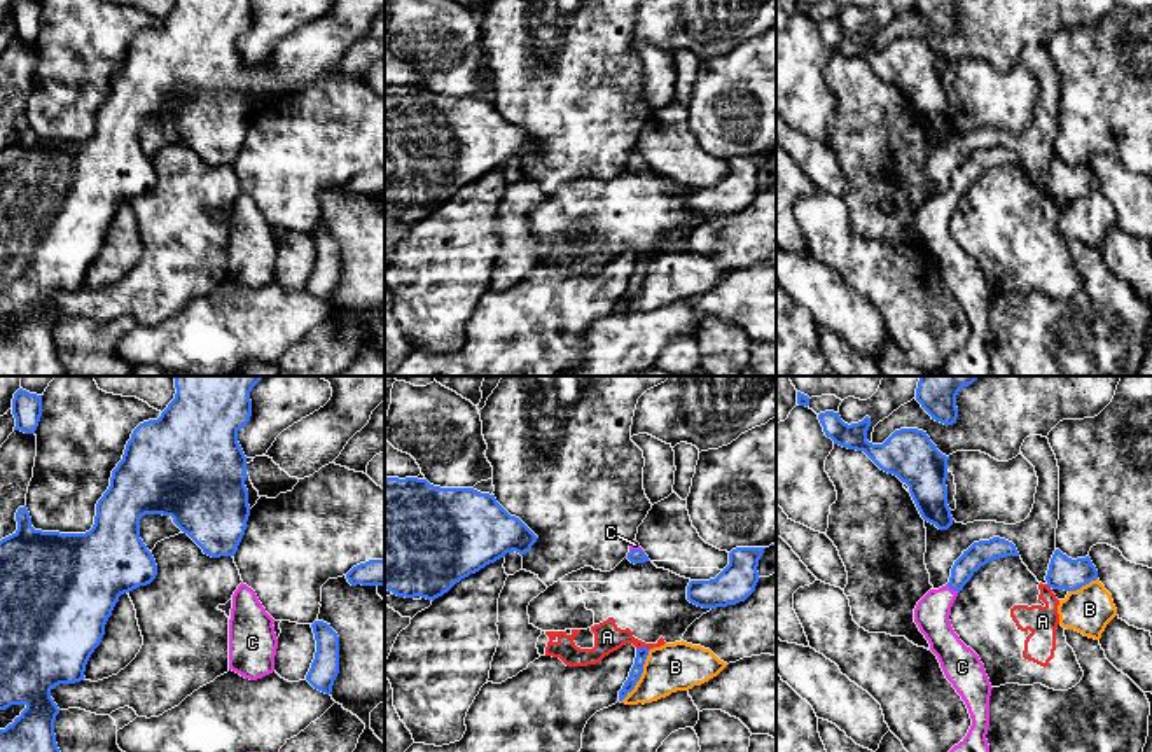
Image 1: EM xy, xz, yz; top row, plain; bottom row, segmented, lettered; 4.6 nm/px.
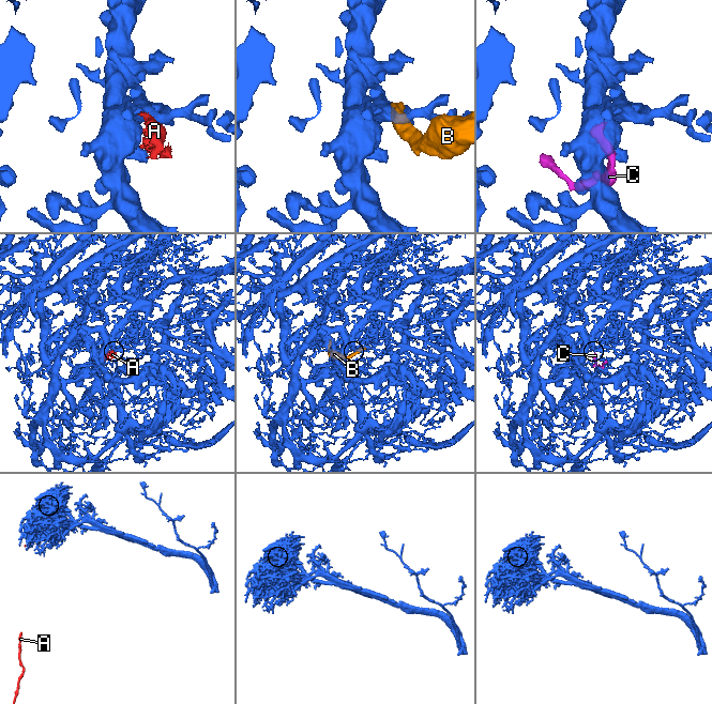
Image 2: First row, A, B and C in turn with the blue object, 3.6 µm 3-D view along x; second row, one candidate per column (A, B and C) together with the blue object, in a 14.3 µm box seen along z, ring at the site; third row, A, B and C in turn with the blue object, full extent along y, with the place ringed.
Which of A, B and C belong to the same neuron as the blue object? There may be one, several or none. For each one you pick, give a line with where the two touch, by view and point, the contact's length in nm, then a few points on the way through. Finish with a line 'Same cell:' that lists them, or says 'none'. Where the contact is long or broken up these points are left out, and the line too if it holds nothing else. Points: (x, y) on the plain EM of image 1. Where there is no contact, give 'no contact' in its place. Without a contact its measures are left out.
C: yz (953, 198) | 70 nm | across yz (979, 161), (962, 179), (953, 198), (932, 221)
Same cell: C

